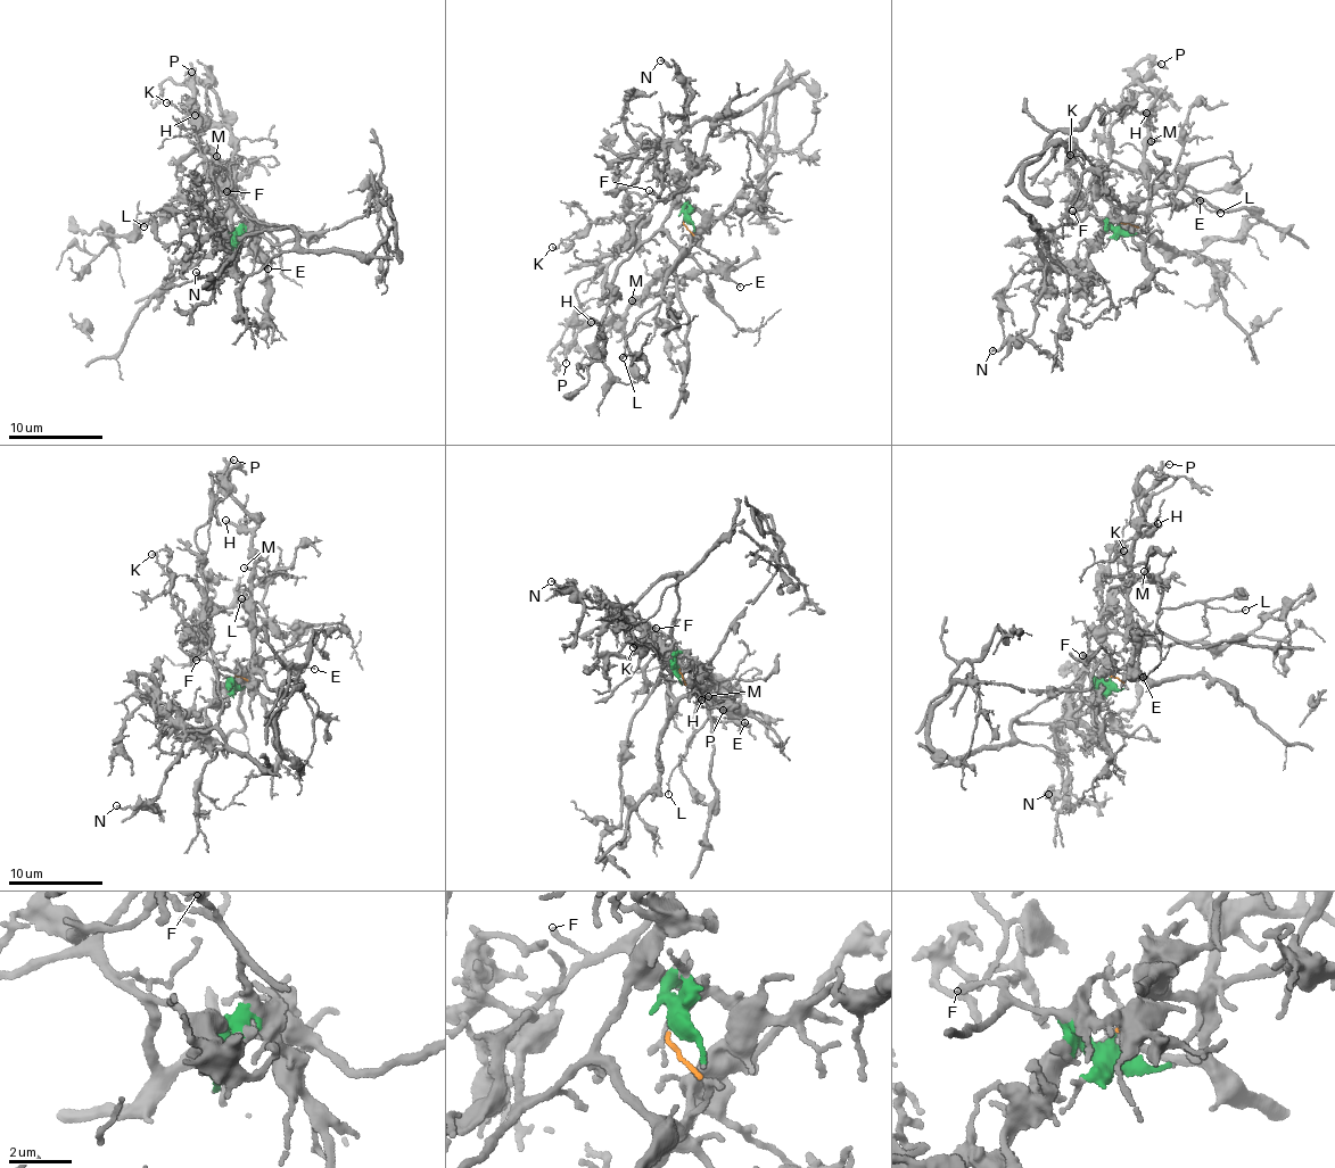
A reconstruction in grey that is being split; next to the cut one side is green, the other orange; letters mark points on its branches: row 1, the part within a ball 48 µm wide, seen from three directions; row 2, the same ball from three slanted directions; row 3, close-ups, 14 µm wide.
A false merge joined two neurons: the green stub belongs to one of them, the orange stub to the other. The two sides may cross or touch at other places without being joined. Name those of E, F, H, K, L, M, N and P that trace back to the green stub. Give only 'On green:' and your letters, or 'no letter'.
On green: F, K, N

